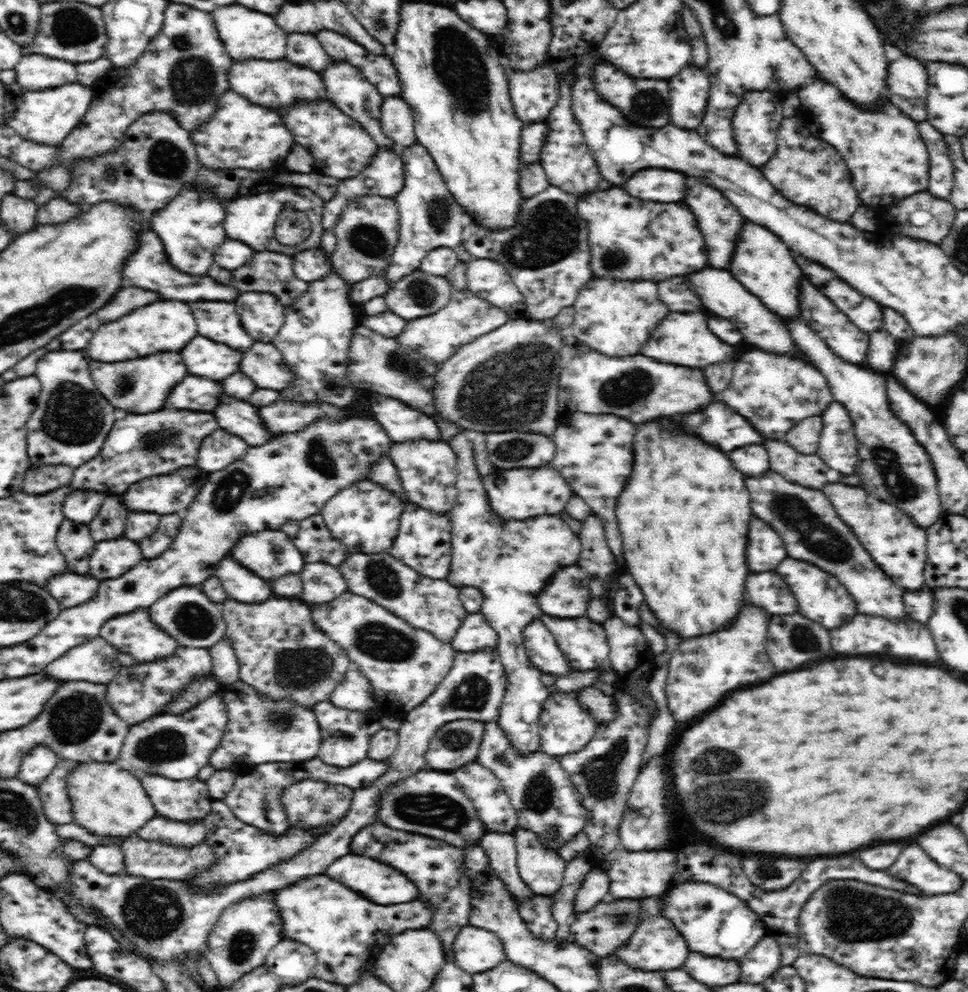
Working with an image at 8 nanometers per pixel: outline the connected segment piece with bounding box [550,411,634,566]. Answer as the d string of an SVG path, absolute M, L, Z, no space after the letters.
M580 411L573 412L564 425L556 428L552 436L556 452L550 465L566 479L572 494L584 499L592 514L602 520L608 547L620 566L624 566L624 554L614 508L616 498L620 496L632 472L632 436L634 424L624 420L624 417Z

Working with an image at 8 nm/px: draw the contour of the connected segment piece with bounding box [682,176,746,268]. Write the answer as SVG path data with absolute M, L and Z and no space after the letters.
M686 176L687 188L686 198L683 204L692 211L695 219L698 220L699 229L702 231L704 240L706 240L706 249L708 250L708 264L714 268L728 268L731 265L731 258L736 246L737 236L741 226L746 218L738 211L718 190L704 183L698 177Z

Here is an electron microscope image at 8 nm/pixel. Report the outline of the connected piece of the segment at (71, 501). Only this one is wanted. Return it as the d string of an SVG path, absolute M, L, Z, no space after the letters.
M72 490L66 496L62 510L65 518L78 524L86 524L90 520L94 520L94 516L98 514L98 510L104 504L104 494L100 492L88 492L88 490Z

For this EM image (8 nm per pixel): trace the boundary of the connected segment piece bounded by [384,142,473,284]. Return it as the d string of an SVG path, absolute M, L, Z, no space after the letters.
M416 142L403 147L399 155L405 181L400 192L393 196L399 212L399 238L390 258L390 266L384 270L390 284L418 270L422 259L434 248L458 246L464 227L473 221L472 215L456 203L425 146Z

